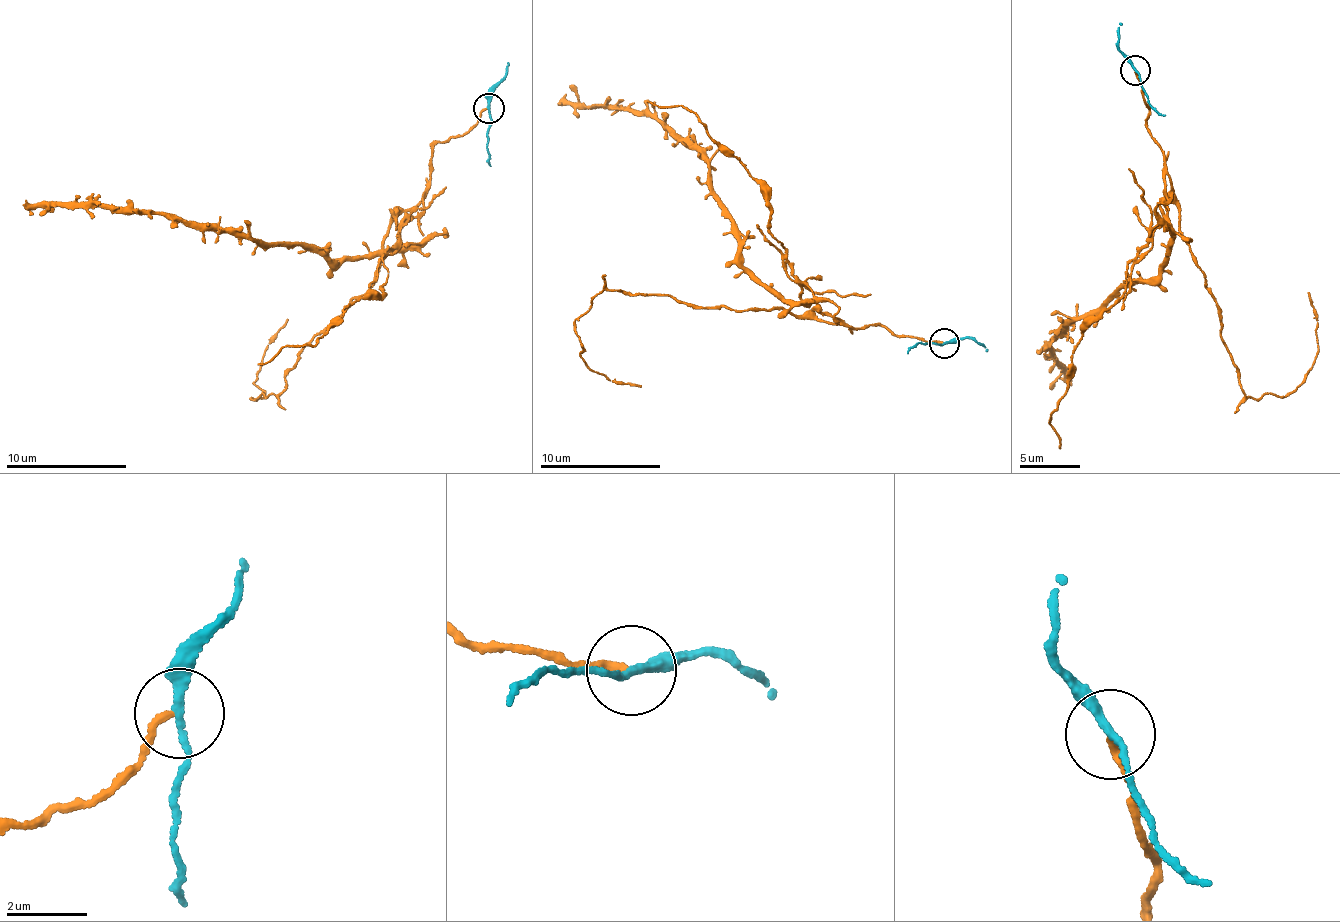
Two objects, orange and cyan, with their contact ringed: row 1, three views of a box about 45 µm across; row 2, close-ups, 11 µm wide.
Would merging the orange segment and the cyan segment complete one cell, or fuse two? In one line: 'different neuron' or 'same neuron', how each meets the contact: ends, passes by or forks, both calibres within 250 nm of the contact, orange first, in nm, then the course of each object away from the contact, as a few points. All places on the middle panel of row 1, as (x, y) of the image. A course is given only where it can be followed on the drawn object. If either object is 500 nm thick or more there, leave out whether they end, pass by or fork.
different neuron; orange ends there; cyan passes by; 160 nm thick on the orange side, 190 nm on the other; orange runs (944, 343), (790, 303), (743, 265), (711, 165), (653, 118), (558, 105); cyan runs (944, 343), (920, 342), (907, 352)

